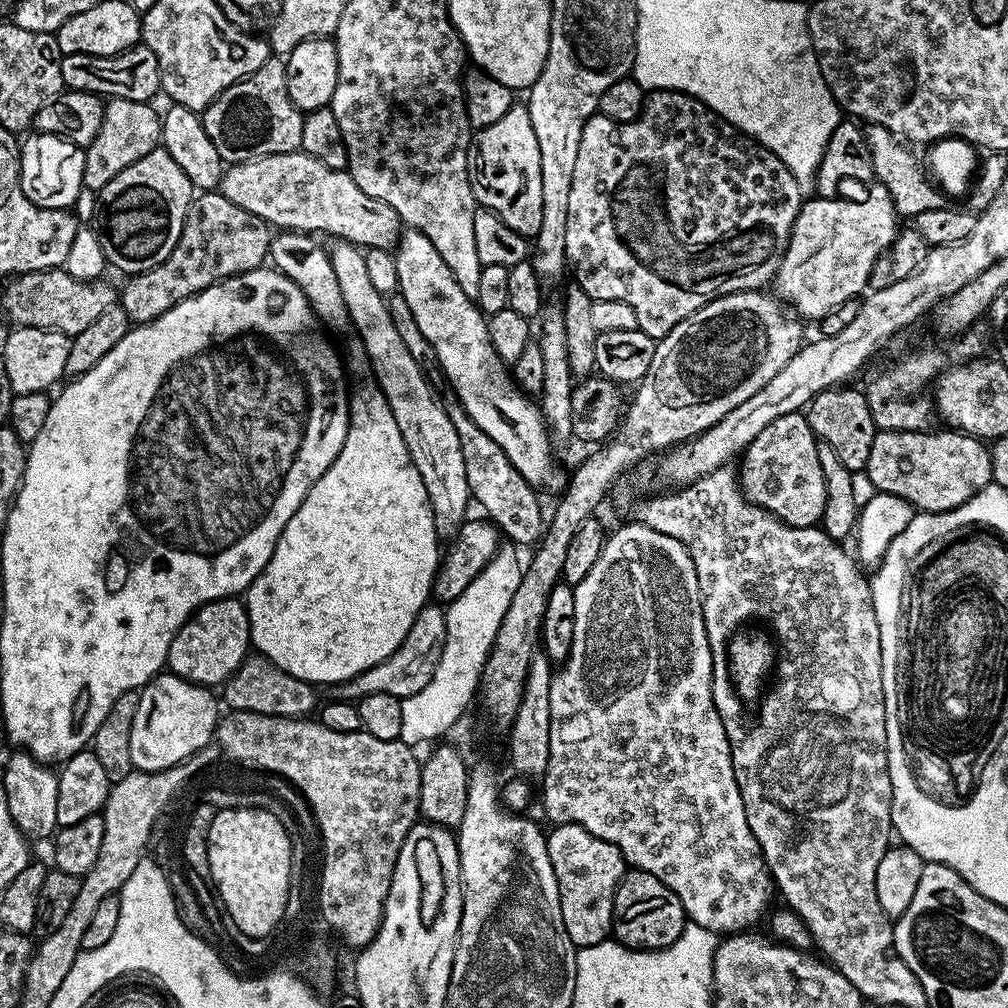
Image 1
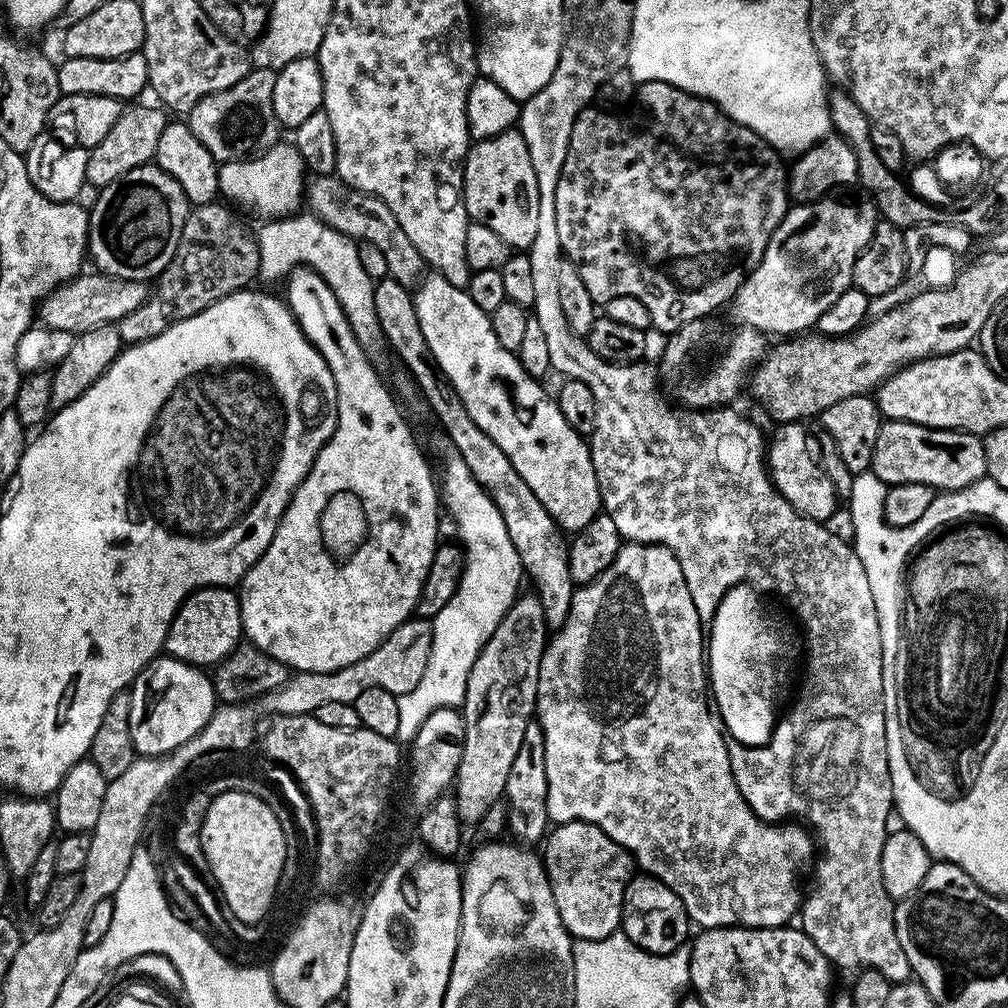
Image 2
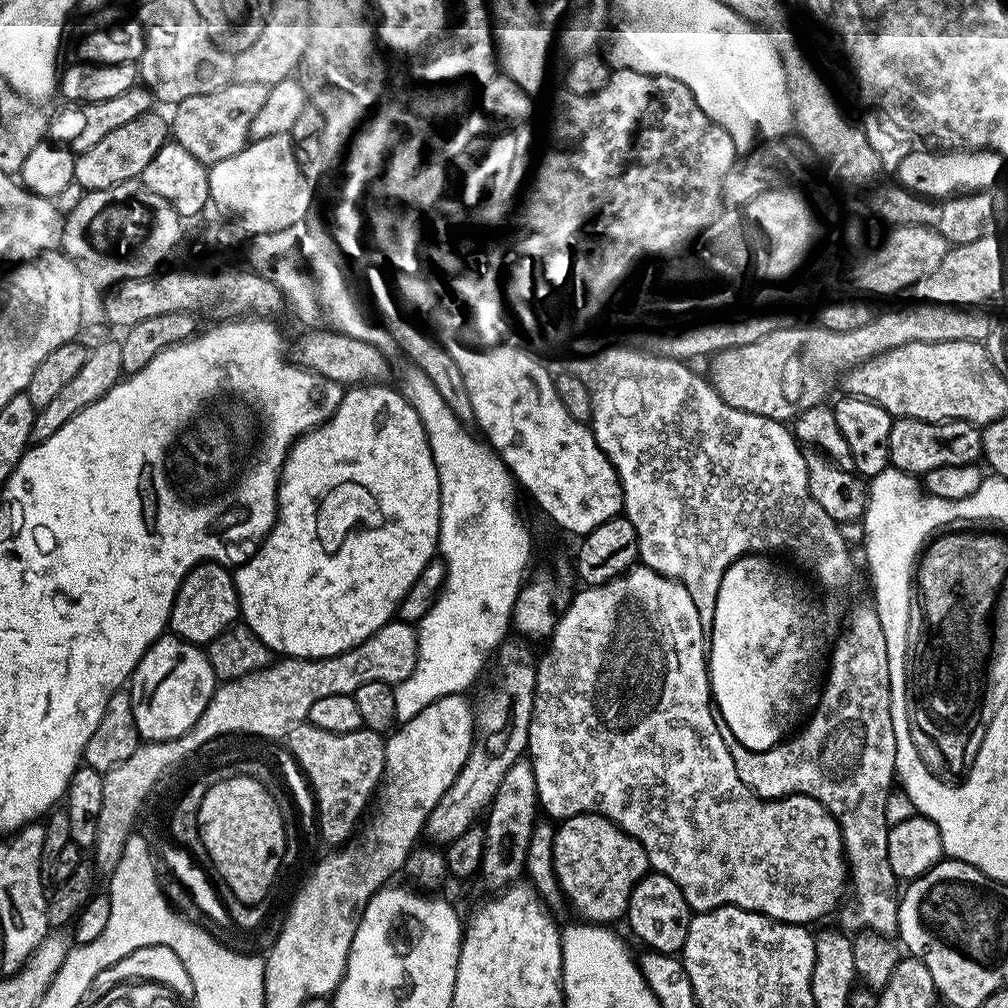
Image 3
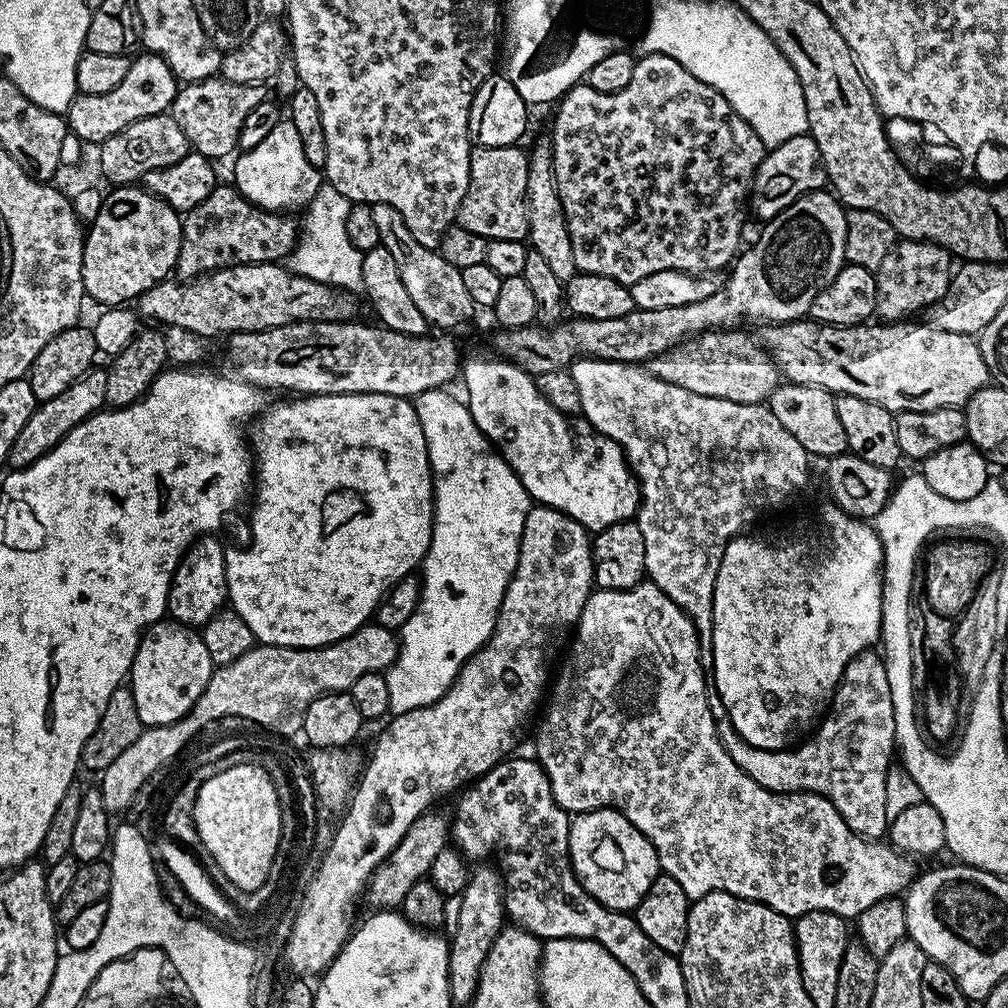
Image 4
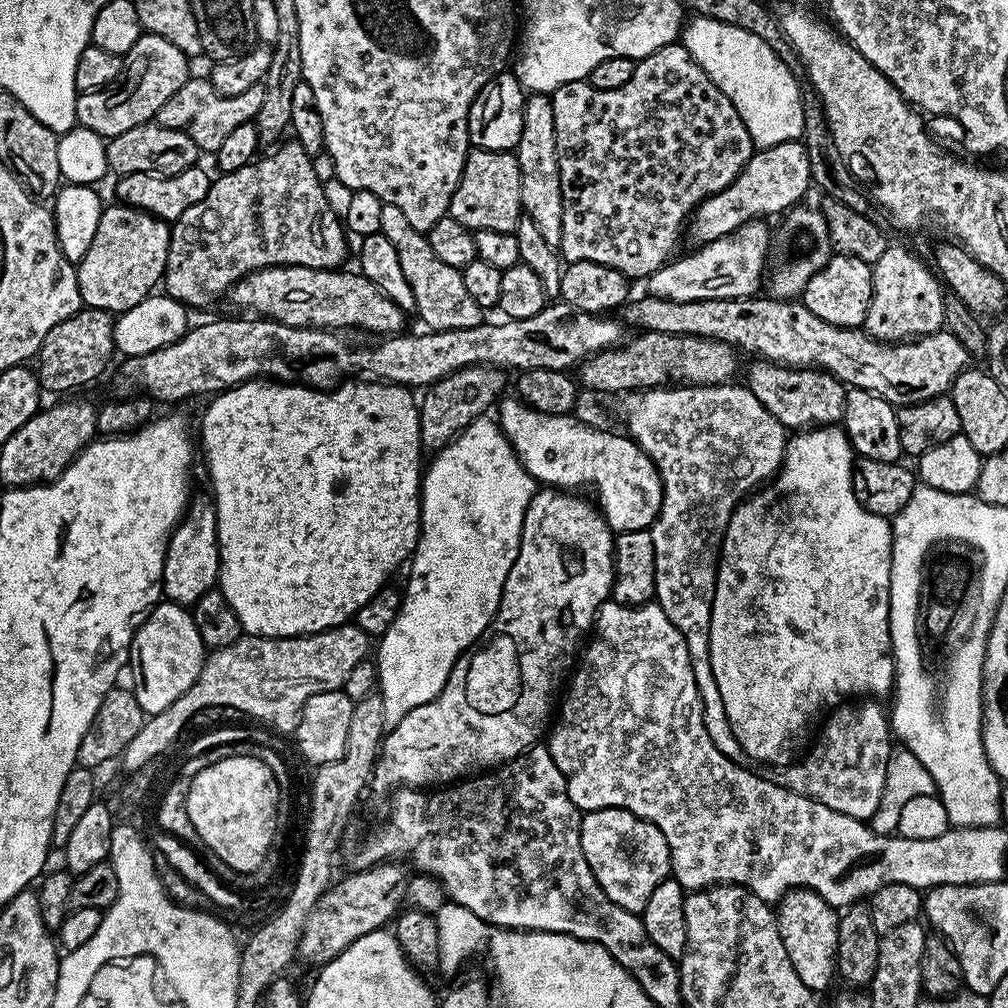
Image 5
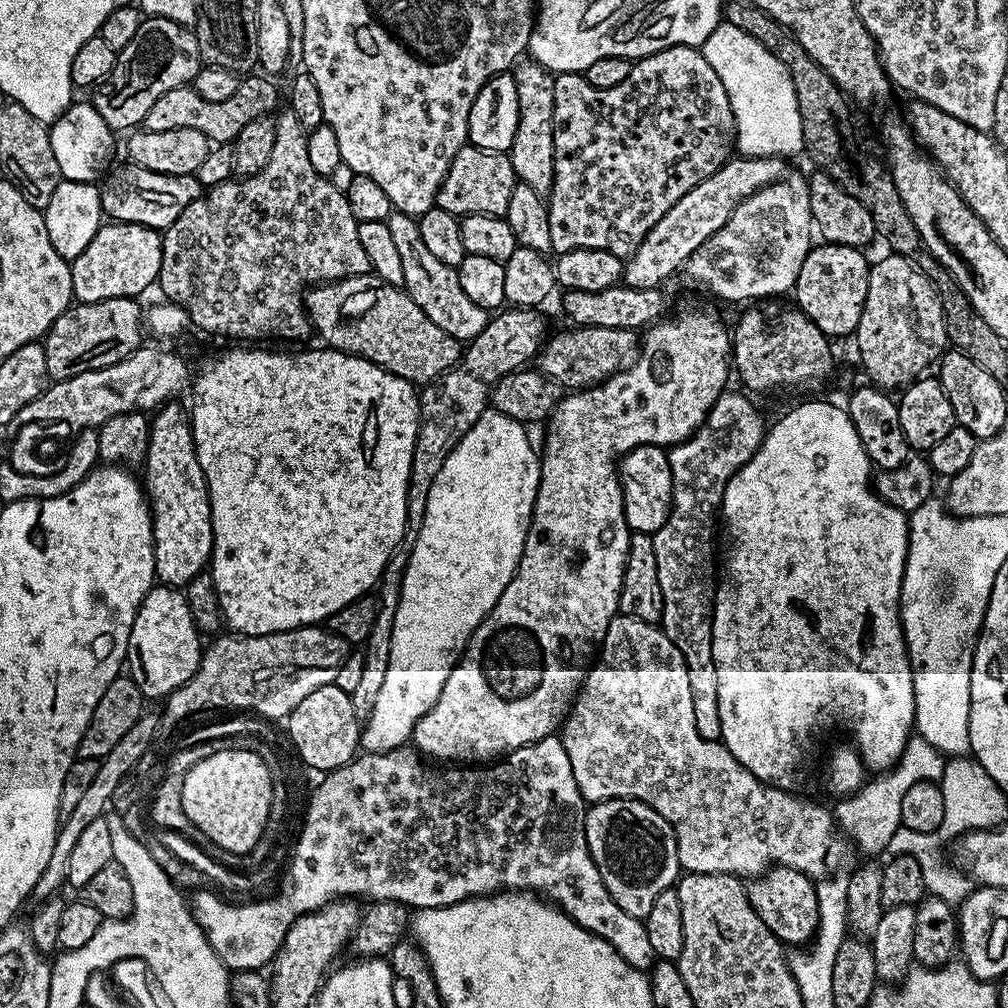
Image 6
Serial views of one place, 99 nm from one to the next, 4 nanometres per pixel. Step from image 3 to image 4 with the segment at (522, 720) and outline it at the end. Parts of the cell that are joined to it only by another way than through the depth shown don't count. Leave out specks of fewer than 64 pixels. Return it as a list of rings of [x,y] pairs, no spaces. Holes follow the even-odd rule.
[[[429,810],[423,812],[417,820],[402,834],[402,842],[384,861],[376,867],[374,874],[368,879],[366,889],[366,900],[369,900],[376,910],[396,910],[399,909],[400,903],[406,898],[410,891],[410,886],[414,882],[425,879],[431,873],[434,866],[434,858],[442,849],[449,847],[450,844],[450,820],[447,815]]]

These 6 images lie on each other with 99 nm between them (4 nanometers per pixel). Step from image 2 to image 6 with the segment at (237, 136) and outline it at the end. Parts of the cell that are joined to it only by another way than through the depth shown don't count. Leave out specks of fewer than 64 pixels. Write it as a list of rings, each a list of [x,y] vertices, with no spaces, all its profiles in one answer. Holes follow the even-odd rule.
[[[248,74],[243,77],[238,90],[226,102],[206,102],[202,94],[198,94],[191,86],[169,90],[162,94],[154,106],[150,106],[149,112],[143,122],[144,128],[193,128],[202,130],[206,138],[216,146],[231,144],[236,135],[254,118],[271,113],[276,104],[276,88],[271,84],[269,77],[264,74]]]

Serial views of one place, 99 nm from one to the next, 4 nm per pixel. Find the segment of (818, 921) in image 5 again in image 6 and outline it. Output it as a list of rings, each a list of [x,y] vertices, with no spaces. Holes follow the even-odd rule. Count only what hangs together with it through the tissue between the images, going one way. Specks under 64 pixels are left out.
[[[777,866],[769,868],[760,876],[751,877],[746,887],[750,906],[754,906],[754,914],[766,922],[766,930],[774,933],[785,946],[804,946],[816,935],[816,928],[820,924],[816,885],[817,881],[804,872]]]

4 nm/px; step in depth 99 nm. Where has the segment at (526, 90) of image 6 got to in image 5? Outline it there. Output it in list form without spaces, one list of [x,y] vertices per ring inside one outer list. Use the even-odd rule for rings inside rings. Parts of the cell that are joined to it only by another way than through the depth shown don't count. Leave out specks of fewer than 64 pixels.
[[[532,94],[524,101],[522,134],[514,155],[520,167],[520,206],[526,215],[538,226],[538,231],[550,246],[559,249],[562,238],[562,182],[558,170],[556,135],[554,134],[554,106],[548,94]]]

